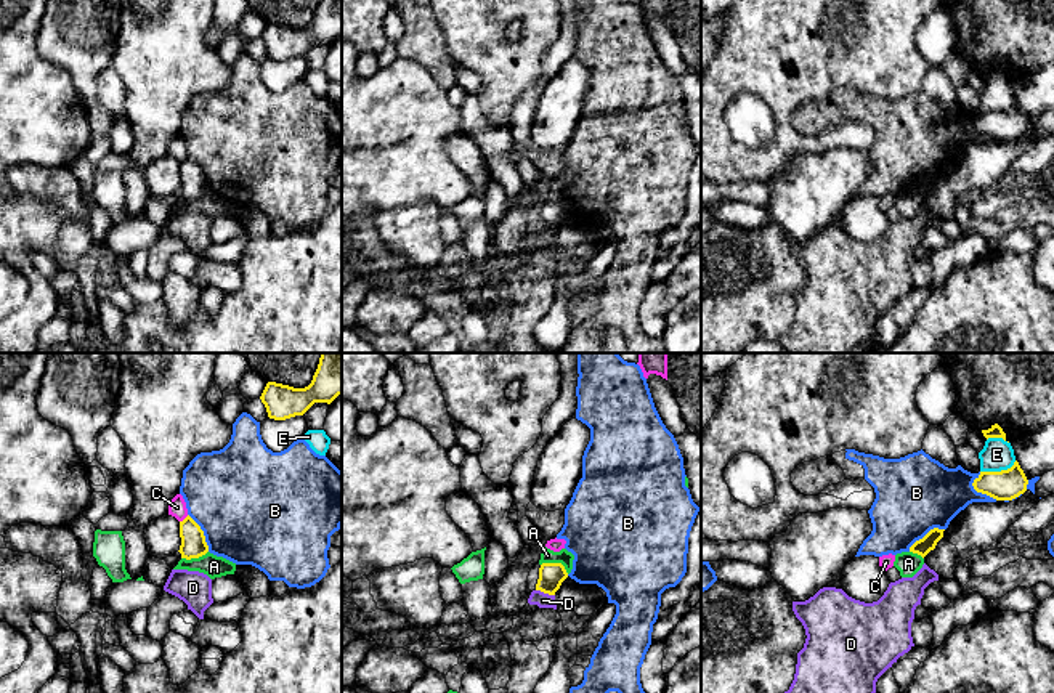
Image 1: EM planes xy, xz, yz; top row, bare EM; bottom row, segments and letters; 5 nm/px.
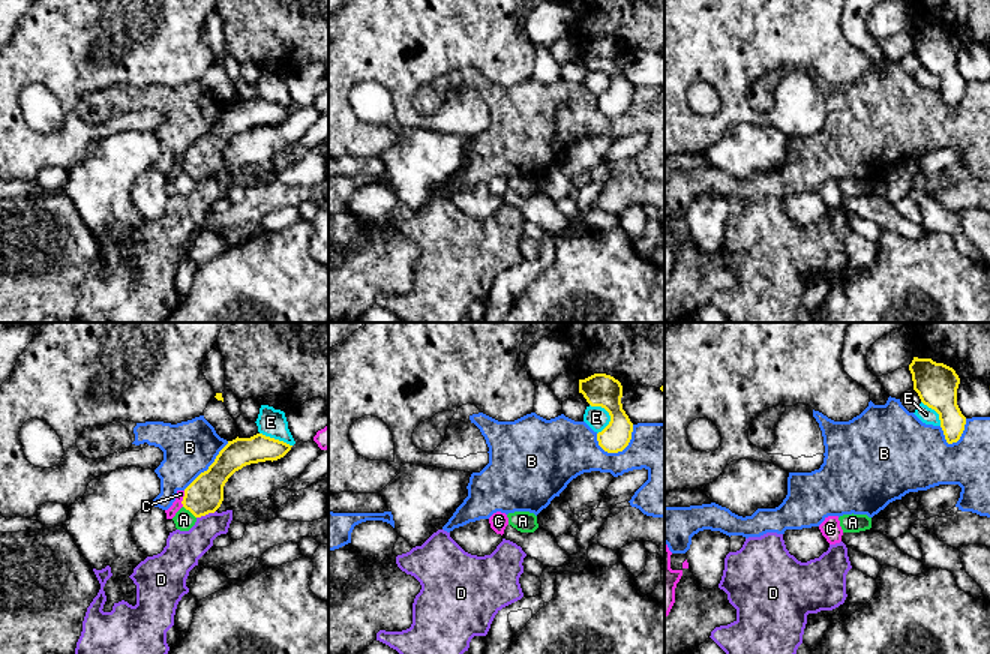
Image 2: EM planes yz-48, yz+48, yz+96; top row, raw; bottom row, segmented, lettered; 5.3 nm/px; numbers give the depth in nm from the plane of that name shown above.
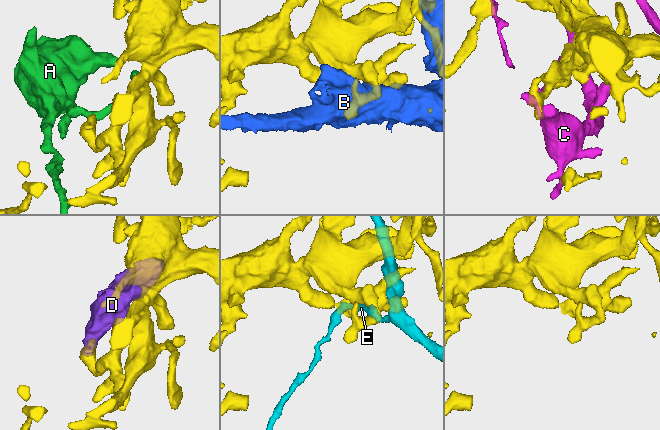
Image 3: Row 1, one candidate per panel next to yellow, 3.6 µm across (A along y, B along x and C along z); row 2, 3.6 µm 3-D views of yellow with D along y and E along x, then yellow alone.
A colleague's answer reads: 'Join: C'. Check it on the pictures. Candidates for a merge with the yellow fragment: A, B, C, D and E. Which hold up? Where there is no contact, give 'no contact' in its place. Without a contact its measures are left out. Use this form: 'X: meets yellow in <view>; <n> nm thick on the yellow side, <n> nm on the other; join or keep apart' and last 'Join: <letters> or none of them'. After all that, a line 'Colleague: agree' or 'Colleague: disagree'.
A: meets yellow in xz; 130 nm thick on the yellow side, 70 nm on the other; keep apart
B: meets yellow in yz; 160 nm thick on the yellow side, 340 nm on the other; keep apart
C: meets yellow in xy; 130 nm thick on the yellow side, 90 nm on the other; keep apart
D: meets yellow in xz; 130 nm thick on the yellow side, 80 nm on the other; keep apart
E: meets yellow in yz; 160 nm thick on the yellow side, 160 nm on the other; keep apart
Join: none of them
Colleague: disagree

